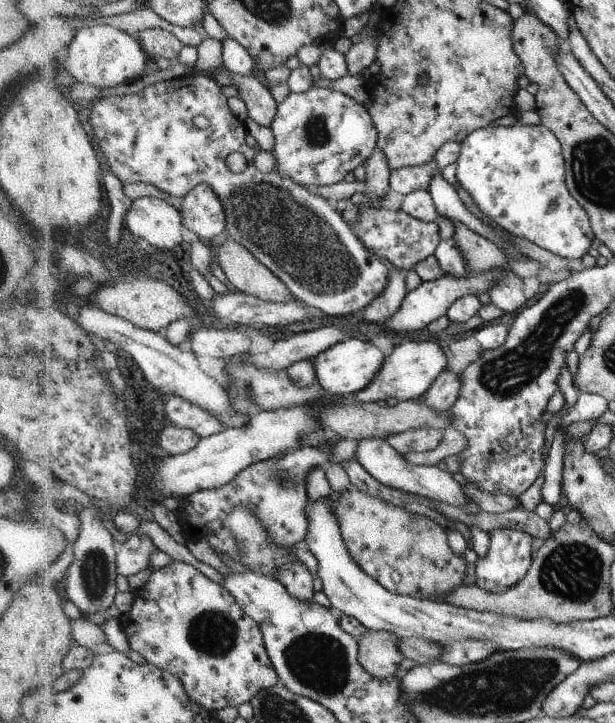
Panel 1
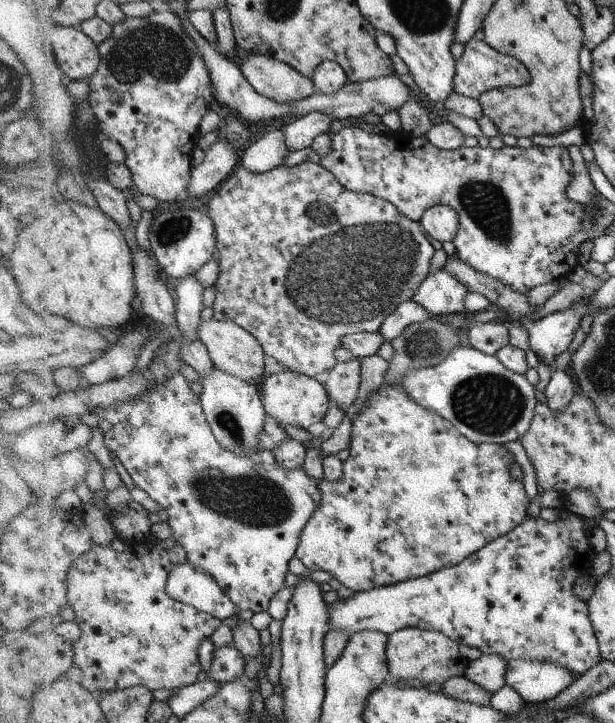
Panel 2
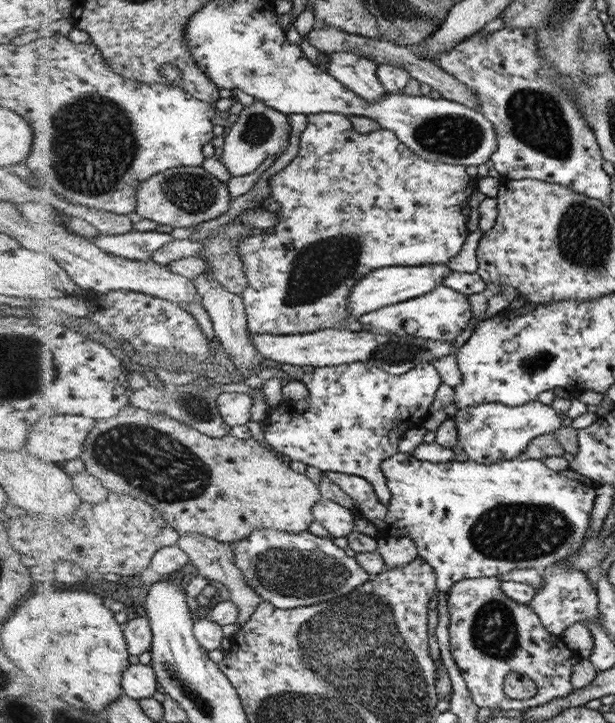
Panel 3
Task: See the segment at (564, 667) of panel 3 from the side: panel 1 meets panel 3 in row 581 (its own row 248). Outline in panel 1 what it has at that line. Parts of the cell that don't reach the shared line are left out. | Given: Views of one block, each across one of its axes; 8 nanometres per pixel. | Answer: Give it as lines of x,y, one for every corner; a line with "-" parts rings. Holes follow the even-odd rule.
446,216
446,219
452,222
454,226
452,238
456,240
458,248
466,257
466,264
470,271
468,278
476,275
480,268
503,266
509,263
510,258
504,253
504,250
496,243
490,242
490,238
478,234
464,222
456,222
450,216

